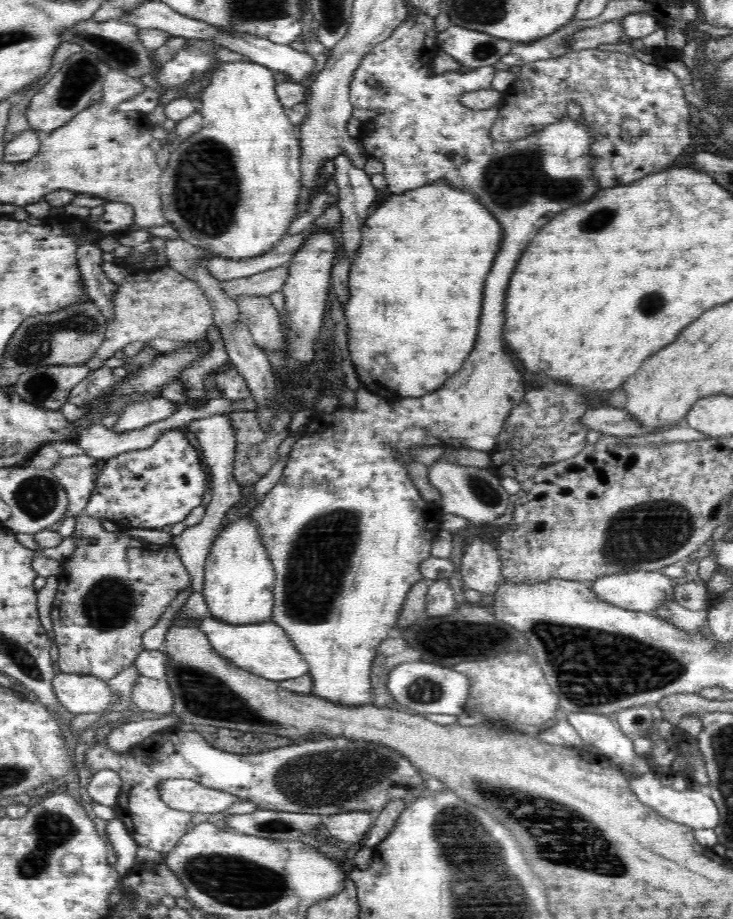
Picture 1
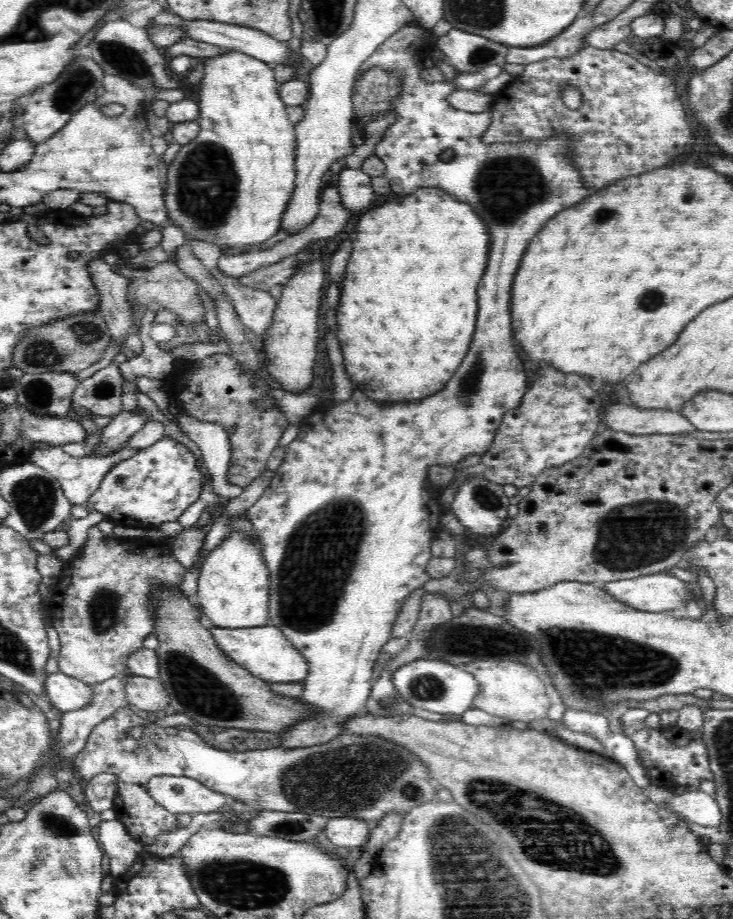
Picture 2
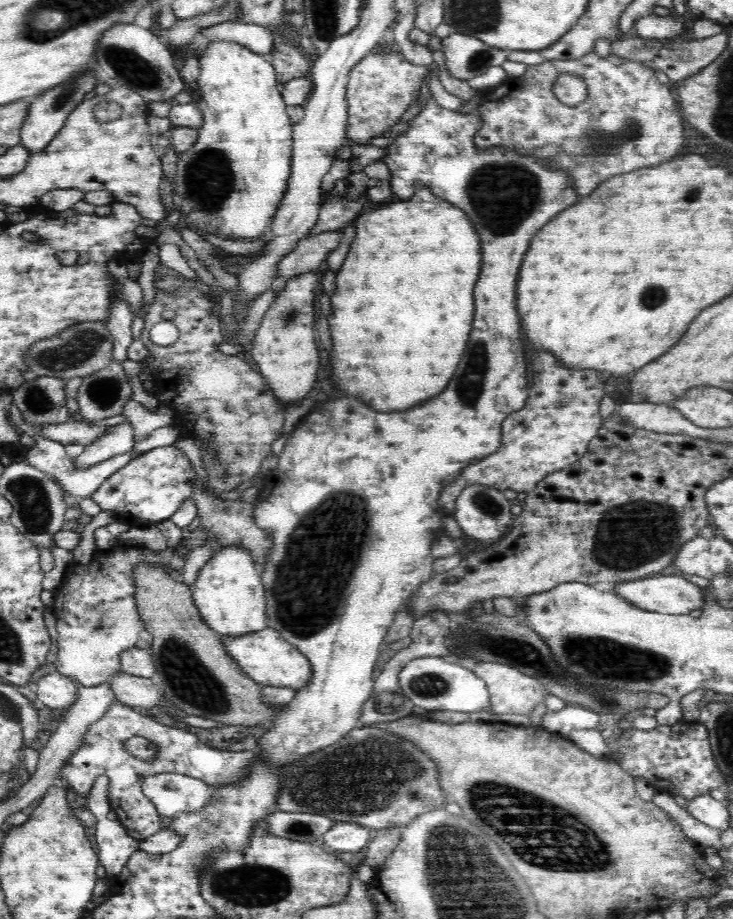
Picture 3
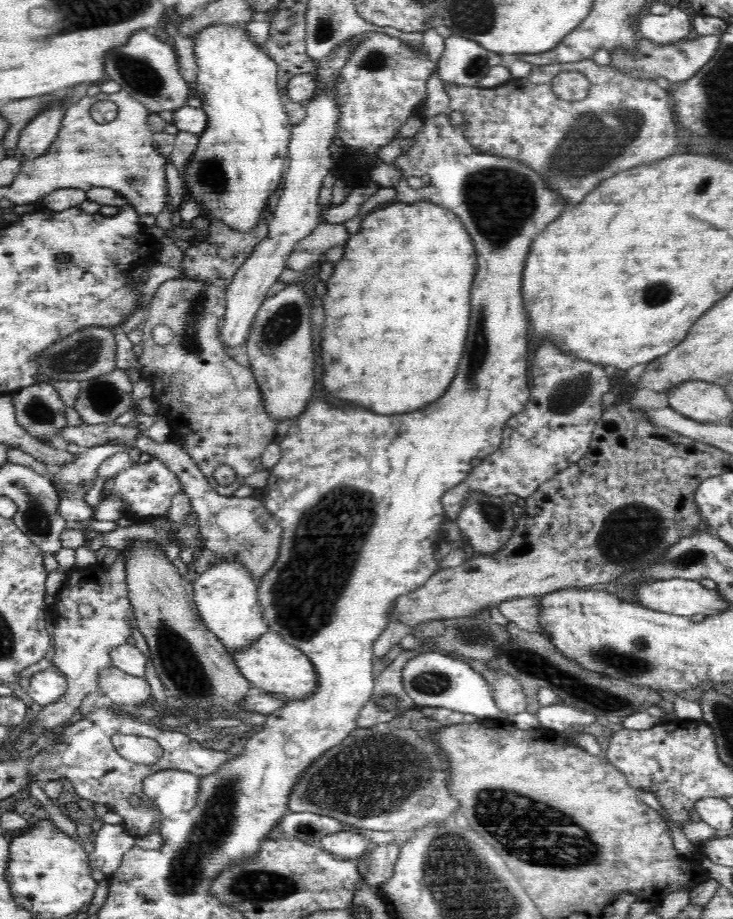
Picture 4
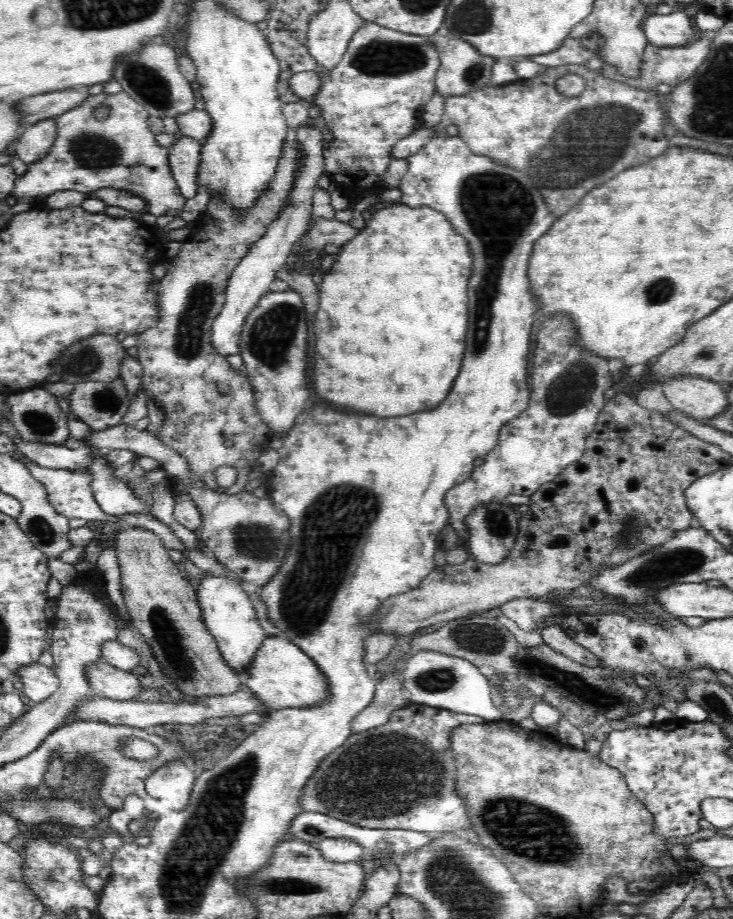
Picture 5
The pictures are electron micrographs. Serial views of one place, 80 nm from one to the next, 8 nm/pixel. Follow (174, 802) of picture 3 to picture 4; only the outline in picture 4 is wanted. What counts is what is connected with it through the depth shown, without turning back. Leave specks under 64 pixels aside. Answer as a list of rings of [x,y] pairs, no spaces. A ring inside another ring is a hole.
[[[160,770],[143,780],[142,791],[144,796],[150,796],[160,806],[162,802],[172,804],[174,808],[180,808],[184,812],[192,810],[198,802],[198,790],[200,790],[200,778],[184,772],[183,770]]]

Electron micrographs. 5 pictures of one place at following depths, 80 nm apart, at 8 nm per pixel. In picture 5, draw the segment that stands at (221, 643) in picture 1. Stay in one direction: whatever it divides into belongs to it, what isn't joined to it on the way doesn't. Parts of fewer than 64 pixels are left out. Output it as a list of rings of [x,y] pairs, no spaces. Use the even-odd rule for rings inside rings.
[[[267,635],[250,666],[245,668],[243,684],[252,691],[266,710],[300,708],[323,703],[329,697],[327,678],[309,654],[284,638]]]

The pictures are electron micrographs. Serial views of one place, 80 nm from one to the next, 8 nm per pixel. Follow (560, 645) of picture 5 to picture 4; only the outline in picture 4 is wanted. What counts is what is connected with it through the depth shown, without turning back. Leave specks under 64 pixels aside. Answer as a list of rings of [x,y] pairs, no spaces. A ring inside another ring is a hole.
[[[531,596],[525,600],[502,601],[497,607],[508,621],[514,621],[520,629],[528,632],[542,633],[546,636],[538,624],[538,613],[540,610],[539,596]]]

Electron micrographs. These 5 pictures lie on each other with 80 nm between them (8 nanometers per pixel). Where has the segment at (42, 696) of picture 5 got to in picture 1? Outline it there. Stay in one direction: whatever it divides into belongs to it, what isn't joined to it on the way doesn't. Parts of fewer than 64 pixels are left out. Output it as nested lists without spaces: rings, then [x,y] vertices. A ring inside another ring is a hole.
[[[58,671],[52,678],[52,687],[63,708],[74,715],[106,712],[118,696],[110,689],[108,681],[92,675]]]

